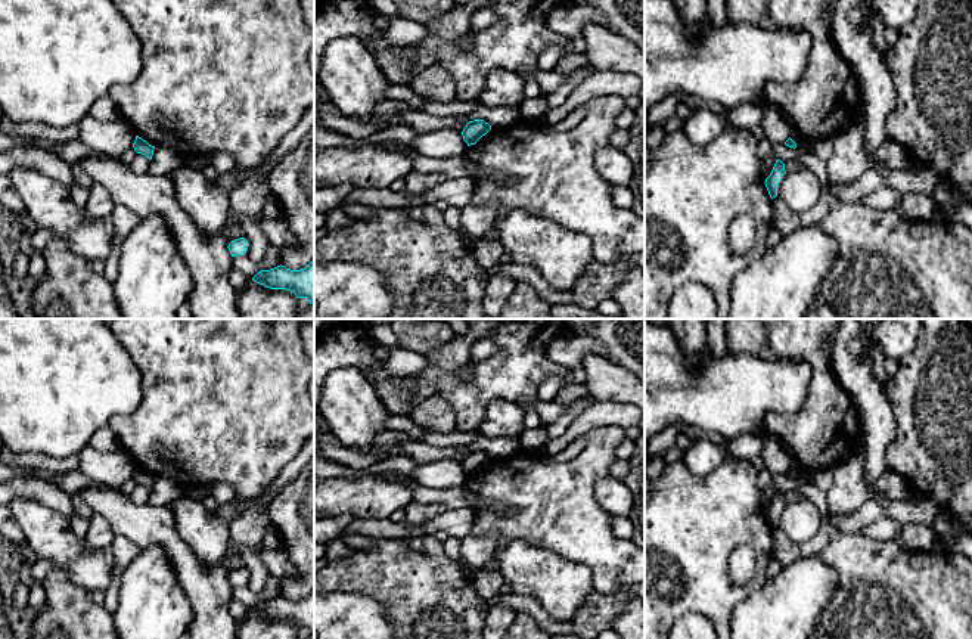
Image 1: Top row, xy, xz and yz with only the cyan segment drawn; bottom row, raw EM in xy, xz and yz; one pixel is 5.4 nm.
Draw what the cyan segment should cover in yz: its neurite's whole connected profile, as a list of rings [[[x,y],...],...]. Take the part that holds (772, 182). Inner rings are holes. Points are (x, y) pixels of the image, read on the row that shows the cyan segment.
[[[776,159],[770,176],[764,182],[771,199],[777,196],[777,186],[785,174],[785,164],[780,159]]]

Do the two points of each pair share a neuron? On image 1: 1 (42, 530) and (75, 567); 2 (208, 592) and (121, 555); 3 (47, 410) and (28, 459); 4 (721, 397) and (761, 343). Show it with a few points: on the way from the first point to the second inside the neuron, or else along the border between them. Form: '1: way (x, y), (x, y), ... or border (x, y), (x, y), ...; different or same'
1: way (50, 539), (70, 558); same
2: border (115, 534), (129, 537), (140, 549); different
3: border (15, 452), (39, 452), (65, 458); different
4: border (727, 350), (786, 360); different

